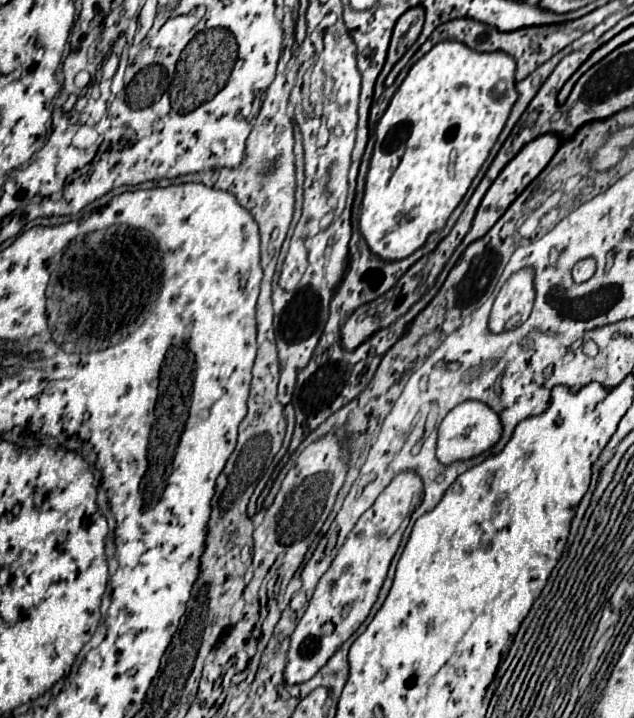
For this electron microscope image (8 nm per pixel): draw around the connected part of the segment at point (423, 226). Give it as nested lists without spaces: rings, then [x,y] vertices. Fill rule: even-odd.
[[[440,42],[436,44],[428,54],[424,54],[408,72],[406,80],[400,84],[400,88],[396,90],[388,110],[384,112],[384,116],[378,120],[376,124],[376,144],[374,144],[374,154],[370,160],[370,170],[366,176],[366,192],[364,192],[364,200],[362,200],[362,216],[360,216],[360,232],[370,248],[370,252],[386,262],[396,262],[396,260],[404,260],[408,258],[412,252],[416,252],[420,246],[424,246],[424,242],[428,240],[428,236],[432,232],[440,232],[446,226],[448,216],[452,214],[452,210],[460,204],[460,200],[464,198],[466,190],[470,188],[472,180],[476,178],[480,166],[484,164],[484,160],[488,158],[494,142],[498,140],[508,114],[514,106],[514,102],[518,100],[518,92],[514,90],[516,82],[514,82],[514,70],[516,70],[516,60],[512,56],[508,56],[506,52],[476,52],[472,48],[468,48],[462,42]]]

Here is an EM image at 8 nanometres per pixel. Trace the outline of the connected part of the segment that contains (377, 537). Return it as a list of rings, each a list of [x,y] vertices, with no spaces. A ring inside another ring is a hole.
[[[402,472],[388,484],[388,488],[378,496],[372,508],[366,510],[356,522],[354,530],[348,534],[346,542],[338,550],[332,566],[320,578],[306,614],[302,616],[292,634],[288,664],[284,670],[284,682],[288,686],[310,680],[366,620],[372,604],[378,598],[390,560],[398,550],[402,532],[406,530],[416,506],[420,506],[420,498],[420,478],[416,478],[416,474],[412,472]],[[348,604],[352,604],[352,608],[346,612]]]

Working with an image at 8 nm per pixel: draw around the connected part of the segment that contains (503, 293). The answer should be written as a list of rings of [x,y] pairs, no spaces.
[[[522,268],[520,272],[512,274],[508,282],[498,292],[488,328],[490,332],[498,334],[504,330],[510,330],[514,326],[520,326],[532,312],[534,304],[534,274],[530,268]]]

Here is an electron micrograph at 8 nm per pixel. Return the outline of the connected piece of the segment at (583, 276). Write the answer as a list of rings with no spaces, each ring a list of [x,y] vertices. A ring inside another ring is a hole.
[[[594,258],[580,260],[580,282],[586,282],[588,278],[592,278],[594,272],[596,272],[596,260]]]

